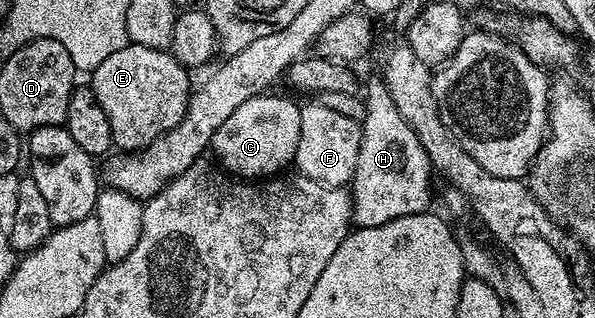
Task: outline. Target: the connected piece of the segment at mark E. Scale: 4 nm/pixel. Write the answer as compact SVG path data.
M133 43L120 47L120 51L108 55L100 67L92 70L94 78L88 81L89 88L93 89L100 107L104 107L104 115L108 115L112 139L119 150L147 149L184 119L192 92L186 73L189 73L187 66L181 65L173 53Z

